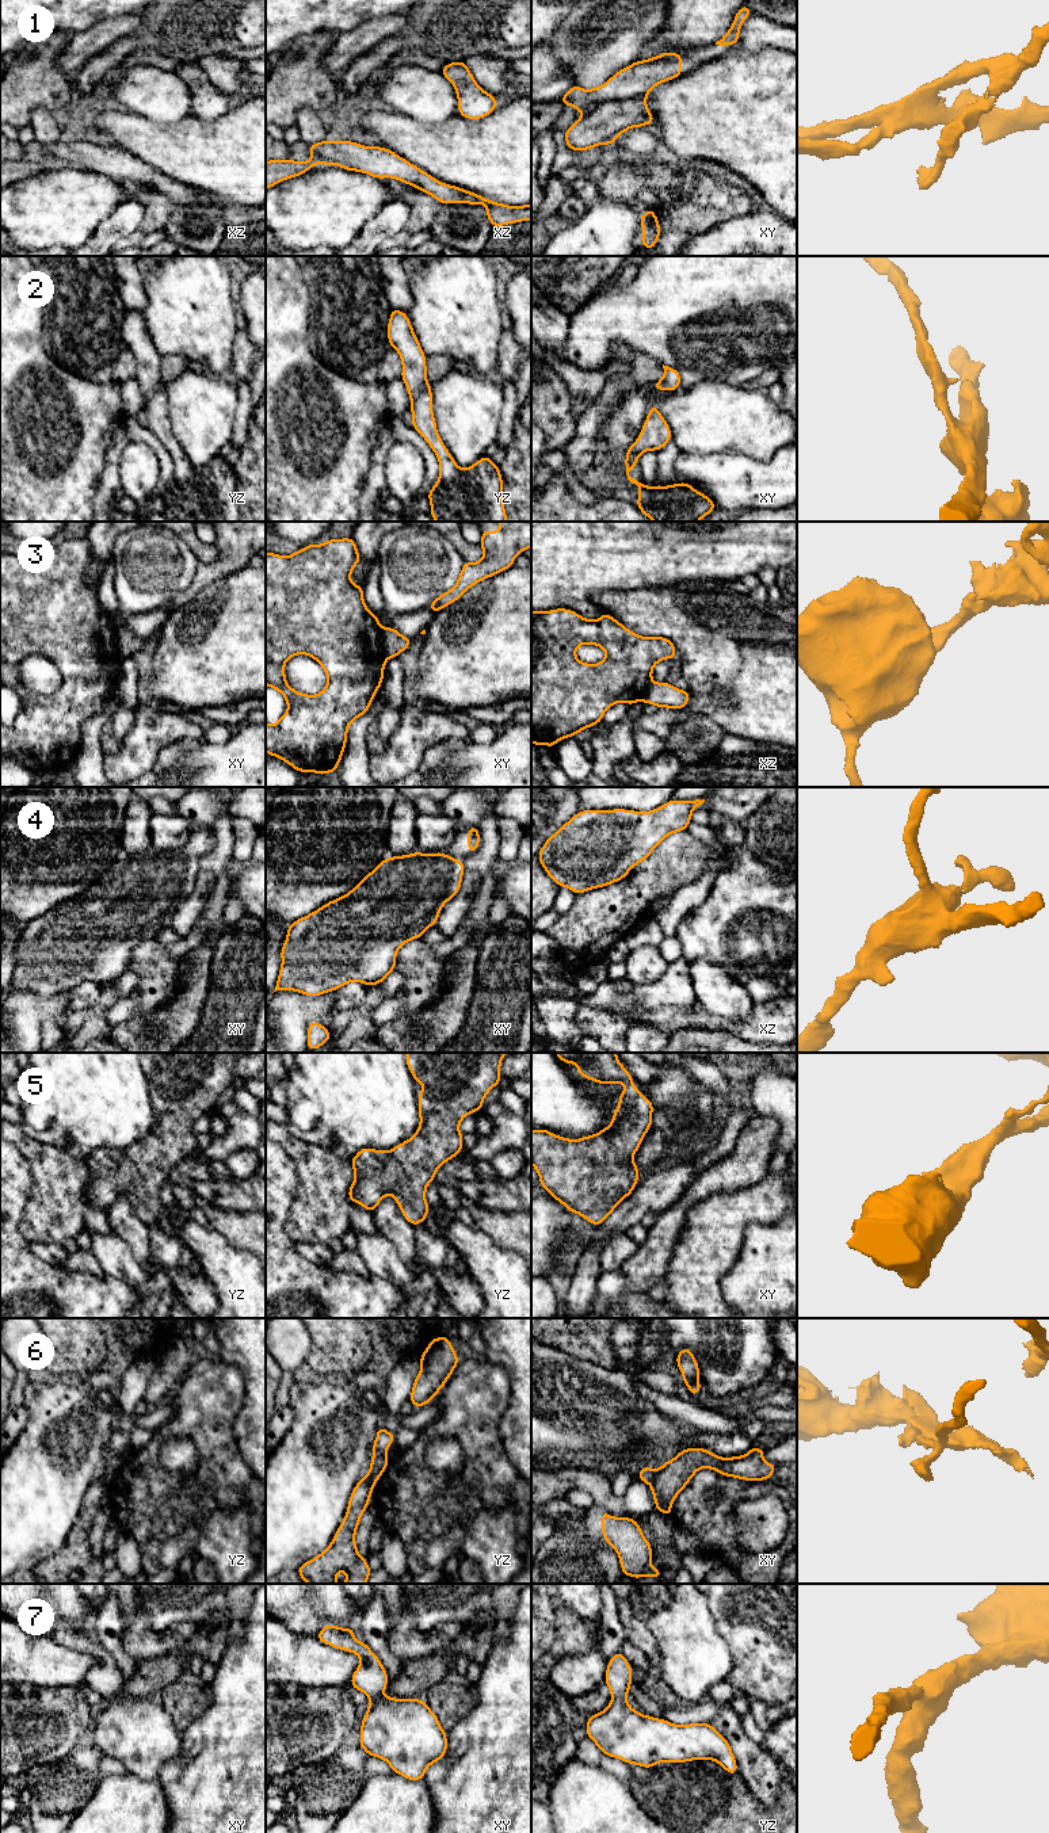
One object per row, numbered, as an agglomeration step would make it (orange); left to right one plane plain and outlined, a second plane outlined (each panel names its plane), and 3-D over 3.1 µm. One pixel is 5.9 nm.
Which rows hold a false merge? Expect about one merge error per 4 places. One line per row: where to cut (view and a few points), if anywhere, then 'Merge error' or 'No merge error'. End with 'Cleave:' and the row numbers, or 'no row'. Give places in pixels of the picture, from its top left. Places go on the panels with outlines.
1: No split. No merge error
2: No split. No merge error
3: Split along xy (381, 627), (381, 644), (386, 659). Merge error
4: No split. No merge error
5: No split. No merge error
6: Split along xy (657, 1470), (651, 1485). Merge error
7: No split. No merge error
Cleave: 3, 6

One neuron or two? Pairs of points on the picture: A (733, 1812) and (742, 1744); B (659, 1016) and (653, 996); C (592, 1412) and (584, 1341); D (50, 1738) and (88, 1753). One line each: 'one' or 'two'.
A: two
B: two
C: two
D: two

